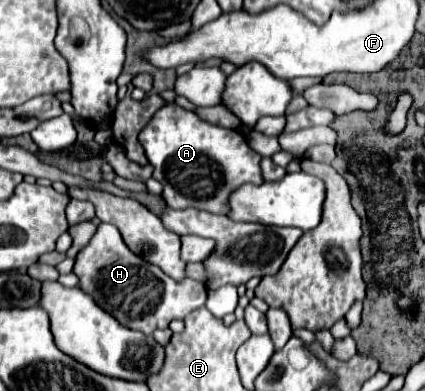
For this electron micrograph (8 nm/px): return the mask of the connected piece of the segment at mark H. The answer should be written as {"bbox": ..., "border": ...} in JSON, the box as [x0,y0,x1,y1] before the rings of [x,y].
{"bbox":[74,224,206,334],"border":[[[100,224],[86,248],[76,256],[74,274],[80,278],[80,288],[94,298],[94,302],[112,314],[128,328],[152,334],[156,328],[168,328],[174,318],[184,318],[206,302],[206,286],[192,278],[176,282],[158,266],[144,262],[128,250],[120,232],[112,224]]]}

